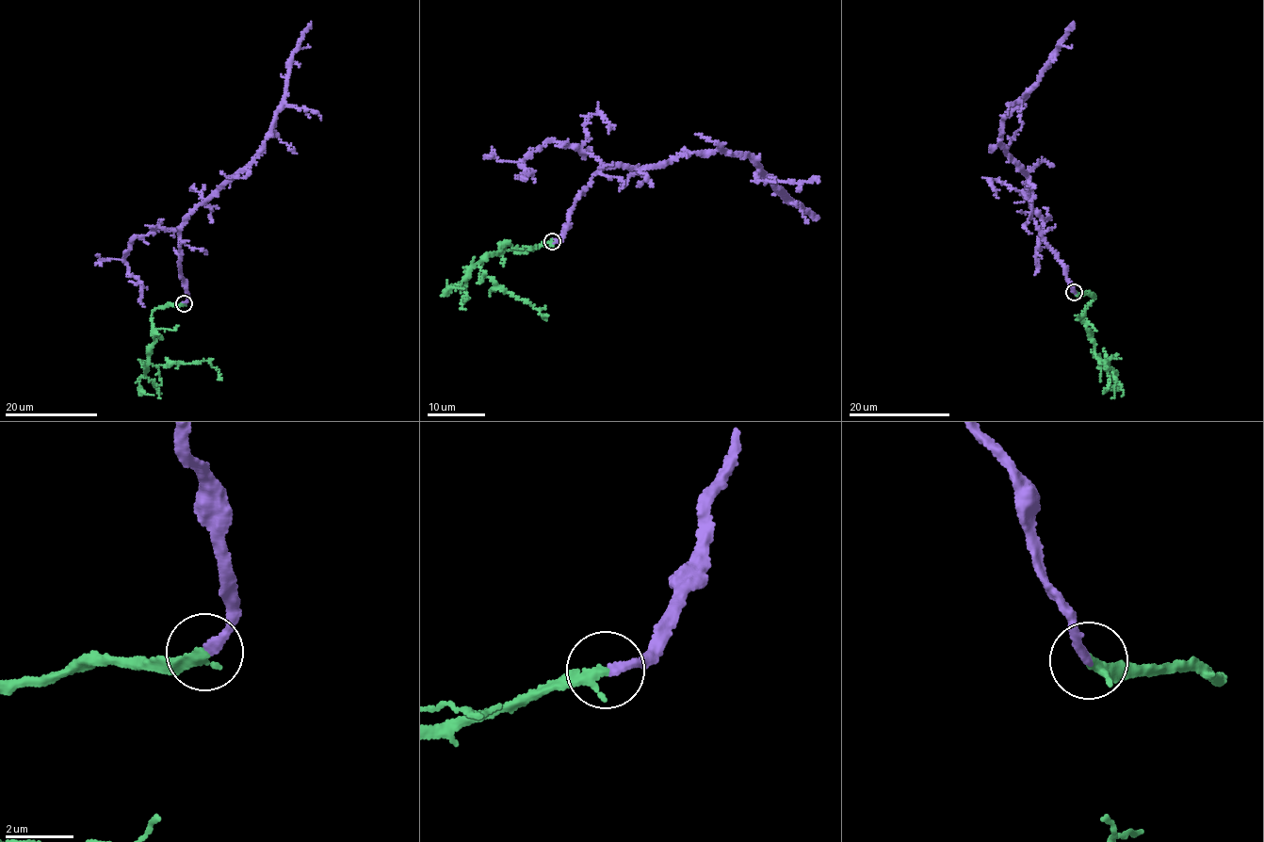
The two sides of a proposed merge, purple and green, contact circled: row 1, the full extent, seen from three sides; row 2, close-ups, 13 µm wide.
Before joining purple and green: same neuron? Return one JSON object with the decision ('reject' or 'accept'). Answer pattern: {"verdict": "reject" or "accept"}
{"verdict": "accept"}

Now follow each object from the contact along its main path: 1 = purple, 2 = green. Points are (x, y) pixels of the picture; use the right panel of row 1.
1: (1075, 292), (1065, 268), (1032, 217), (1028, 178), (999, 140), (1003, 119), (1037, 84), (1040, 73), (1074, 23)
2: (1075, 292), (1093, 294), (1085, 309), (1084, 323), (1094, 344), (1094, 353), (1108, 369), (1109, 385), (1104, 393)

